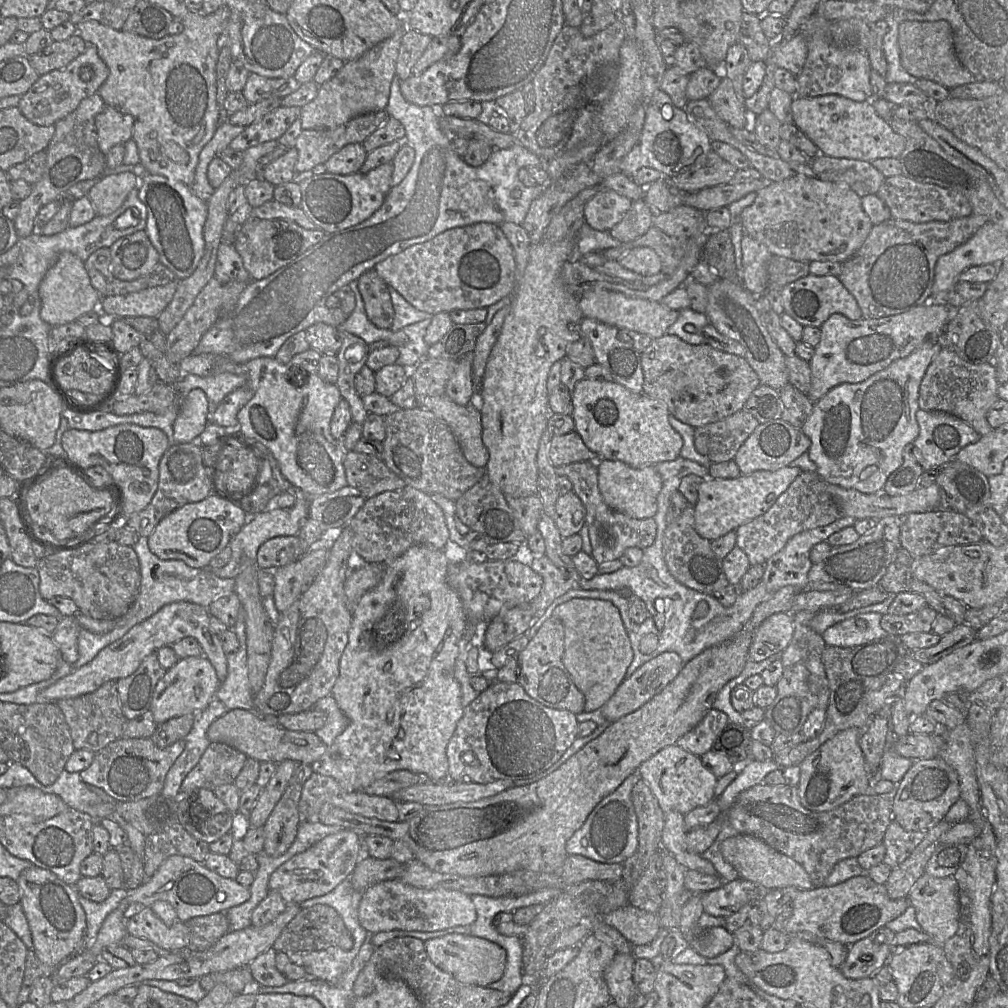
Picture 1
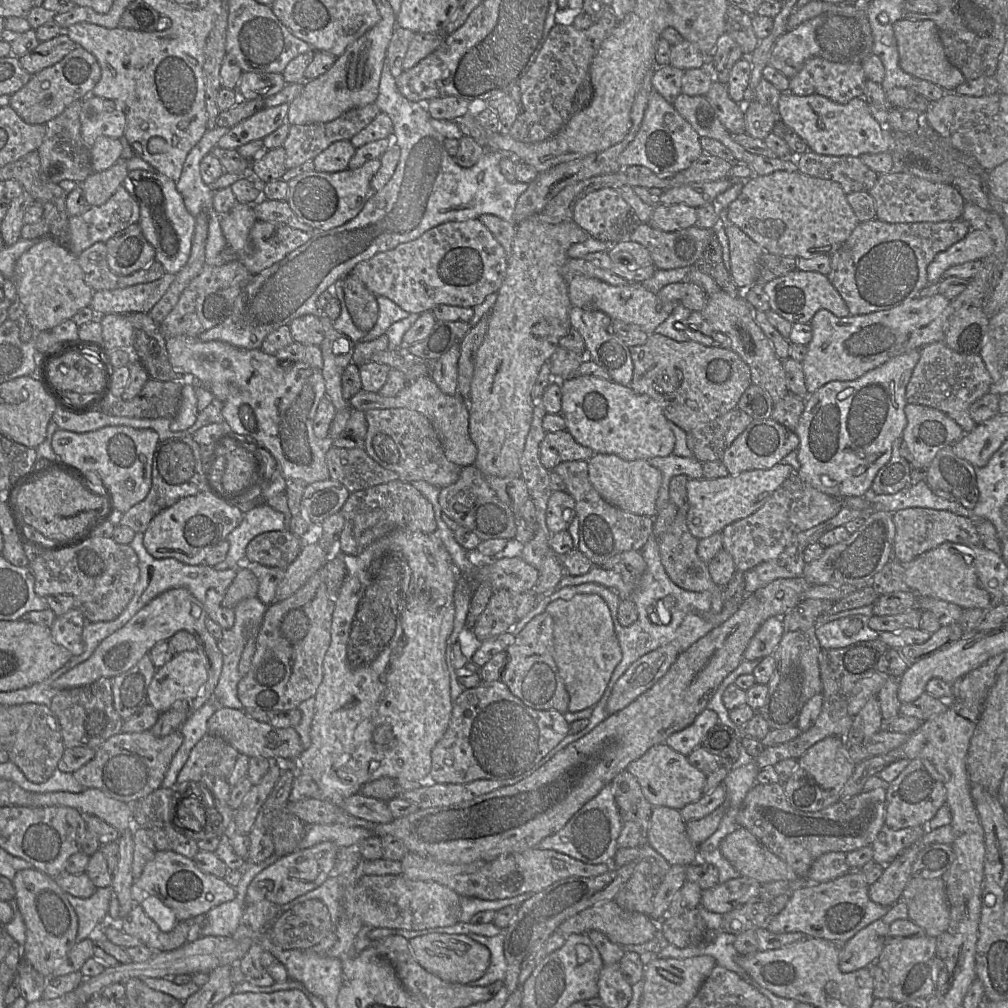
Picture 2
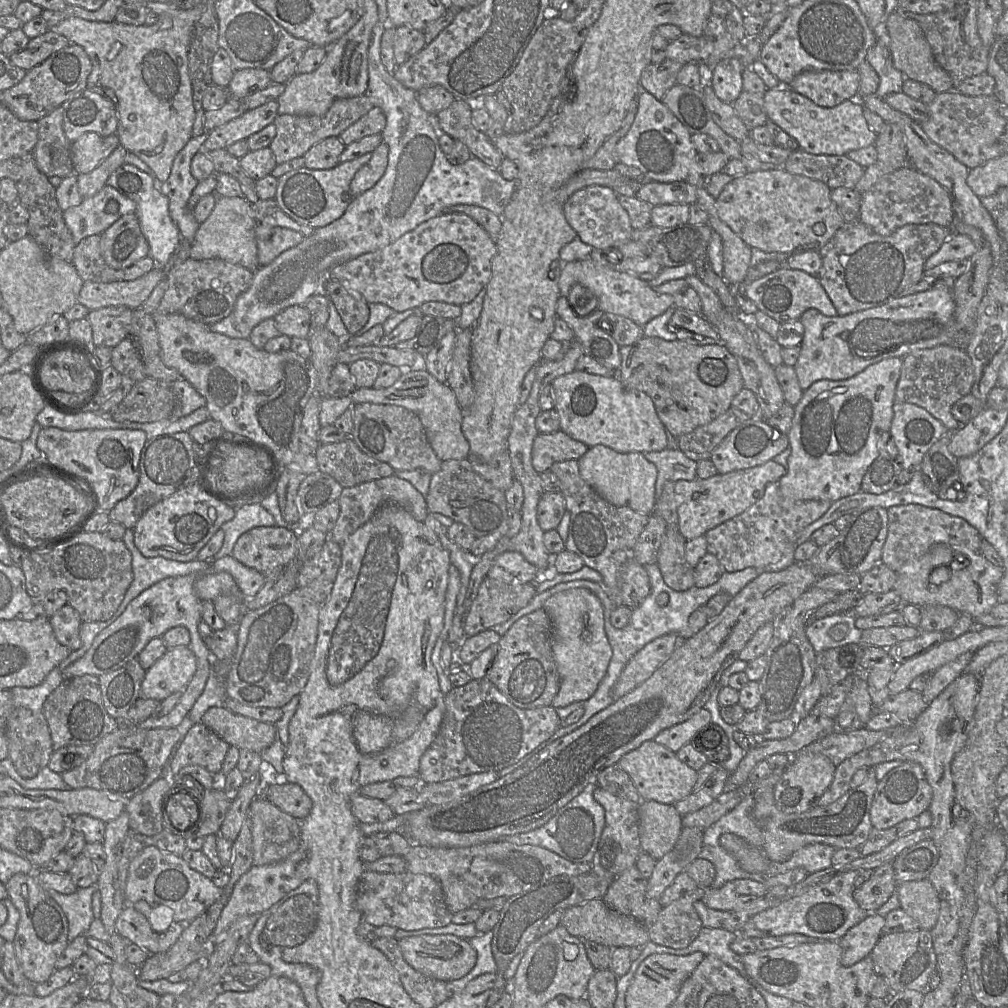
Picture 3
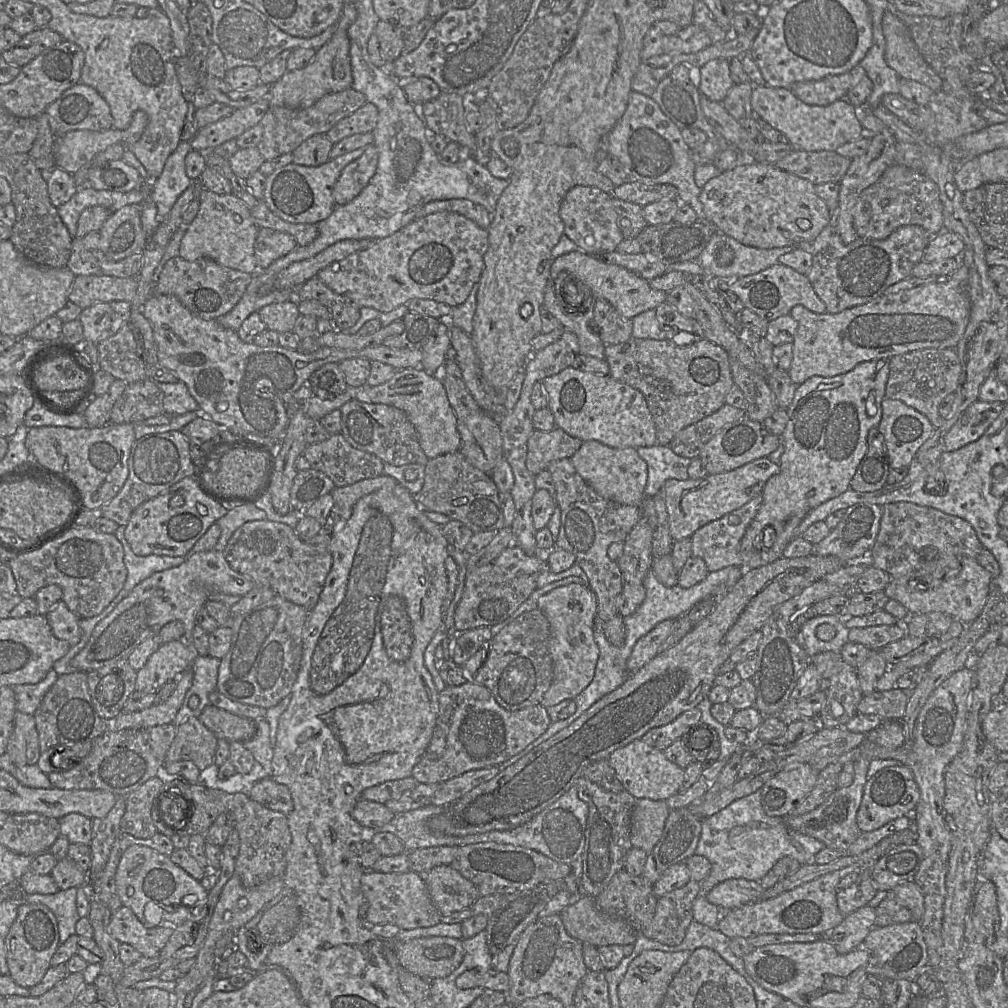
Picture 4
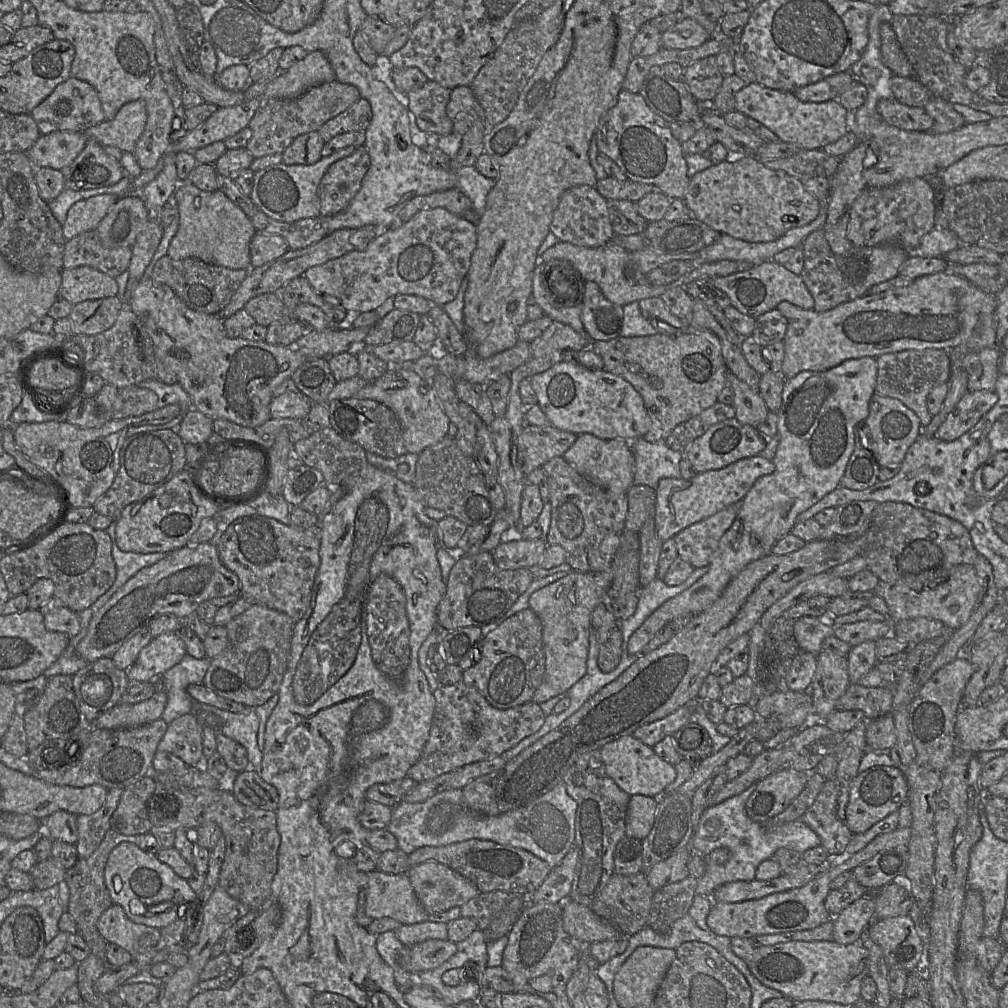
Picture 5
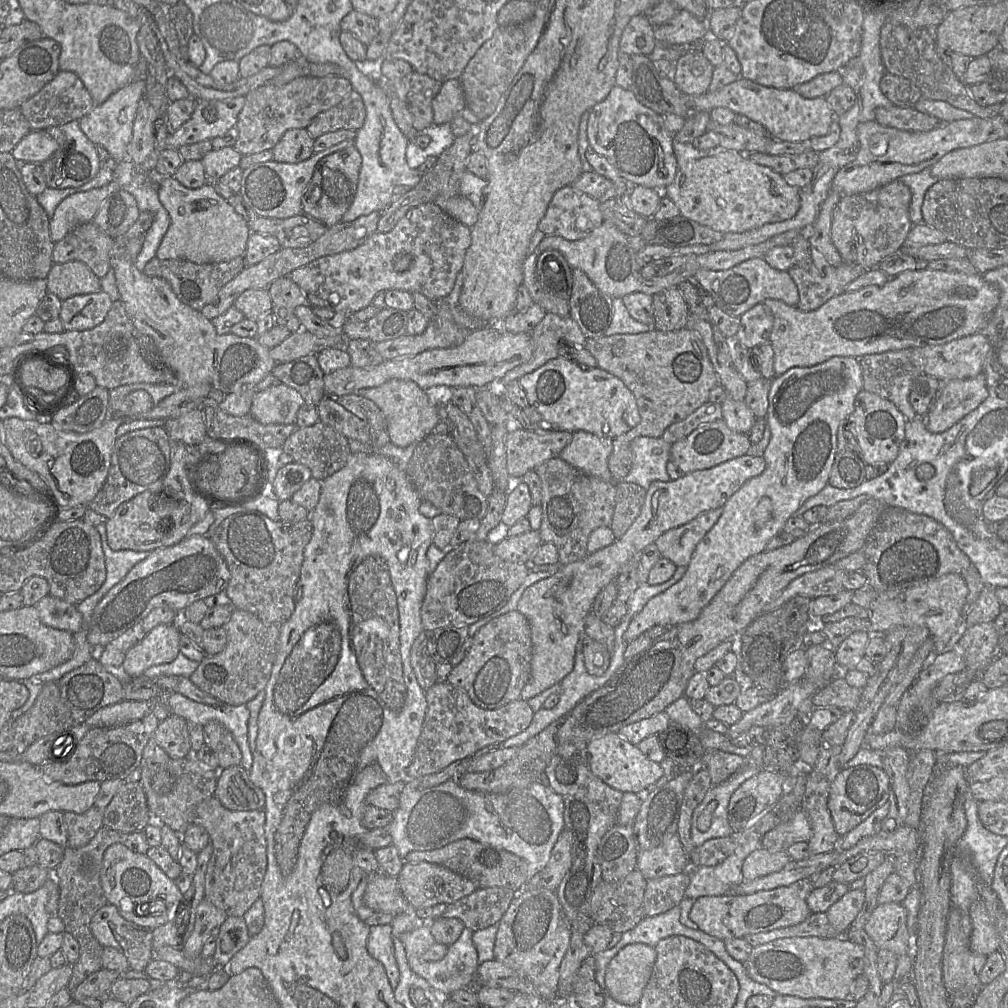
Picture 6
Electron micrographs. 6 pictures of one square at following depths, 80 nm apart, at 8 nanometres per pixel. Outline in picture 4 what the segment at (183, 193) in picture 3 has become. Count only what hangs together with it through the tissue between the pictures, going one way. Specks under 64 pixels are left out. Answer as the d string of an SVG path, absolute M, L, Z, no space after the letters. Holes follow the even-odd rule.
M181 141L178 147L167 158L161 175L150 186L149 197L156 204L160 217L168 216L179 196L193 184L193 179L188 177L185 170L185 158L192 150L189 141Z

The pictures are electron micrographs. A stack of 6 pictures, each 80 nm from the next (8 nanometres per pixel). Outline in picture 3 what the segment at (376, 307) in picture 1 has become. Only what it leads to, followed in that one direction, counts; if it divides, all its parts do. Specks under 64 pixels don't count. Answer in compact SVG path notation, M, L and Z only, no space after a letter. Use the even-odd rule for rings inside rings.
M328 280L318 294L328 297L351 335L357 334L368 322L369 304L360 293L348 289L338 281Z

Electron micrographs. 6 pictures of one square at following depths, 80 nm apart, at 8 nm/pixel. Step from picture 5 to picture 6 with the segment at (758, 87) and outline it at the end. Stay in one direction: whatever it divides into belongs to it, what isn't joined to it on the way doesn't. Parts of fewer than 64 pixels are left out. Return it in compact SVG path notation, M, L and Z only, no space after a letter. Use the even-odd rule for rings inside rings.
M743 77L717 91L691 98L692 110L709 111L717 107L744 115L763 125L773 139L789 142L807 142L813 137L826 135L836 118L825 97L804 98L793 89L767 87Z

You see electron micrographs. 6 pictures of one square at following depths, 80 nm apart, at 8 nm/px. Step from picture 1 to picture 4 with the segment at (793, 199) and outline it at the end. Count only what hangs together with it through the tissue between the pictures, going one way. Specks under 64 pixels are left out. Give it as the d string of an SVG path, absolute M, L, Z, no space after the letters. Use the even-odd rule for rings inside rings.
M743 159L734 168L710 179L701 188L699 200L704 216L719 231L756 248L771 249L790 245L809 248L831 222L830 210L816 194L815 184L773 164L749 159Z

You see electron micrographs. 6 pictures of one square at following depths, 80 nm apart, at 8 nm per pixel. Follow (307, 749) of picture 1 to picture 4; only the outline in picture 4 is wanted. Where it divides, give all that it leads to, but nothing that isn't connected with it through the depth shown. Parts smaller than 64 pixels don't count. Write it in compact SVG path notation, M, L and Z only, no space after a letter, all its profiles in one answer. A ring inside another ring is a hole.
M213 705L206 706L198 719L211 730L218 739L244 743L257 733L256 721L238 716Z

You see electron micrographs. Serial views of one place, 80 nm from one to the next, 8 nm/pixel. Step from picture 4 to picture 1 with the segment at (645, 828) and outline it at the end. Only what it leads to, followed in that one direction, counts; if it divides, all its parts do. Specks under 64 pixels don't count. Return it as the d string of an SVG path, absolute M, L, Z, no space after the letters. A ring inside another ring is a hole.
M674 811L665 812L660 850L672 855L686 869L696 870L707 875L717 875L711 862L702 859L700 855L688 849L685 832L683 815Z

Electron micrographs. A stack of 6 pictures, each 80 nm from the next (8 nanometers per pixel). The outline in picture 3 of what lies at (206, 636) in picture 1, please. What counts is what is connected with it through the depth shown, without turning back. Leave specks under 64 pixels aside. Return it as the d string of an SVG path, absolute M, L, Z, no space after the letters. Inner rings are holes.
M193 574L168 577L144 590L127 605L120 616L107 619L112 621L95 637L89 650L63 670L63 679L86 674L100 676L113 672L137 658L153 638L162 637L165 632L176 626L188 629L191 637L188 647L197 659L213 655L198 630L198 625L202 621L203 603L195 593L194 585L197 578L198 575Z

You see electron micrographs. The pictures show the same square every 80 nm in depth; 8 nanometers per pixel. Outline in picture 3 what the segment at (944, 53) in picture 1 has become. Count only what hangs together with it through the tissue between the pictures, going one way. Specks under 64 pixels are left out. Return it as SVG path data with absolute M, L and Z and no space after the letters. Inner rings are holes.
M897 13L889 15L886 21L891 39L891 53L894 66L903 72L908 79L917 80L930 86L937 93L951 91L954 82L949 73L935 60L920 25L913 19L905 18Z

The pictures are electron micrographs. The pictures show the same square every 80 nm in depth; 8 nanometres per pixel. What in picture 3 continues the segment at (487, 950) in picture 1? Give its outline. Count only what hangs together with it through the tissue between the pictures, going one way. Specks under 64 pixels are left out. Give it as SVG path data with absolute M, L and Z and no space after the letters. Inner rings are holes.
M451 934L421 935L398 939L405 961L417 972L440 981L451 982L469 974L477 962L477 952L468 941Z

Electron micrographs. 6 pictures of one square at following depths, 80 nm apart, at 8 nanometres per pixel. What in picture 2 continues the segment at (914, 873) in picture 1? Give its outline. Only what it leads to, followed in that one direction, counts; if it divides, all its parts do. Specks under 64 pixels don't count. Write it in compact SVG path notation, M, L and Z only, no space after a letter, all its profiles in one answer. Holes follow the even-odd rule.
M912 845L889 863L881 877L869 886L870 899L880 905L893 905L912 878L912 865L924 845Z

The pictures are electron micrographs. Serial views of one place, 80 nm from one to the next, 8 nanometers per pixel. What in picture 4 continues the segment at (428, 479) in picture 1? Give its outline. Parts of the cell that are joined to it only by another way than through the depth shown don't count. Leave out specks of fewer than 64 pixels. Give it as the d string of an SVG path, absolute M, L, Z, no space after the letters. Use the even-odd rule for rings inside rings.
M352 399L340 409L340 434L355 448L373 454L383 463L404 466L412 463L426 465L429 458L422 450L417 431L406 413L394 406Z

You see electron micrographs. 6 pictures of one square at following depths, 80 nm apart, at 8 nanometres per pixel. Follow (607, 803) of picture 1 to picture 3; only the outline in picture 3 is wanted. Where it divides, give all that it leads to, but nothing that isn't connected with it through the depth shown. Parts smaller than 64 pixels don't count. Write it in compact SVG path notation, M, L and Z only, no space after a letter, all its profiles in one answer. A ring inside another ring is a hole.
M591 783L545 825L535 830L506 838L505 842L516 845L539 846L550 850L574 863L591 863L602 831L605 827L605 810L593 797L596 783Z

